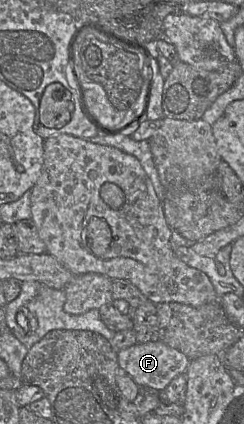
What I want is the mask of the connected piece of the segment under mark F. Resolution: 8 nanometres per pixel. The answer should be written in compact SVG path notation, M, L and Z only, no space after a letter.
M159 339L120 350L118 363L142 389L163 392L176 376L186 373L190 359Z

